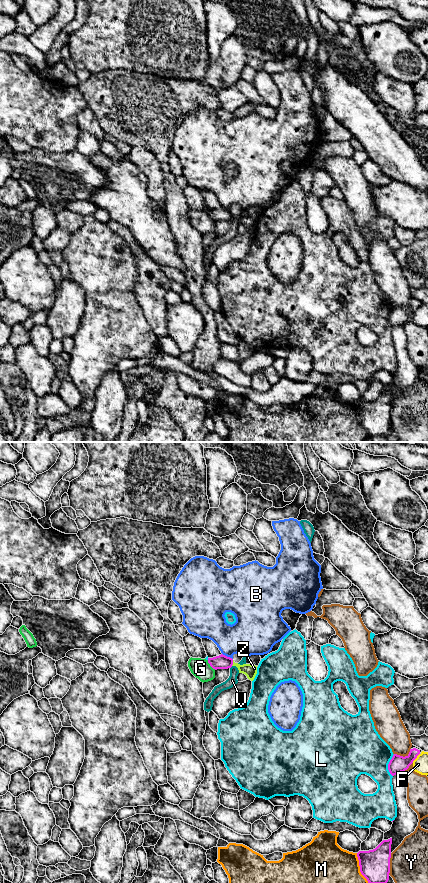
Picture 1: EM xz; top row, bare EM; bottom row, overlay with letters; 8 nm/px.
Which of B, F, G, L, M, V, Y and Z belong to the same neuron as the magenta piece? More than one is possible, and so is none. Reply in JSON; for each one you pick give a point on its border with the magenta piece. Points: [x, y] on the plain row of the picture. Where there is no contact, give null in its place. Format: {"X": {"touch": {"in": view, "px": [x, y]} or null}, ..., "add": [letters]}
{"add": []}

